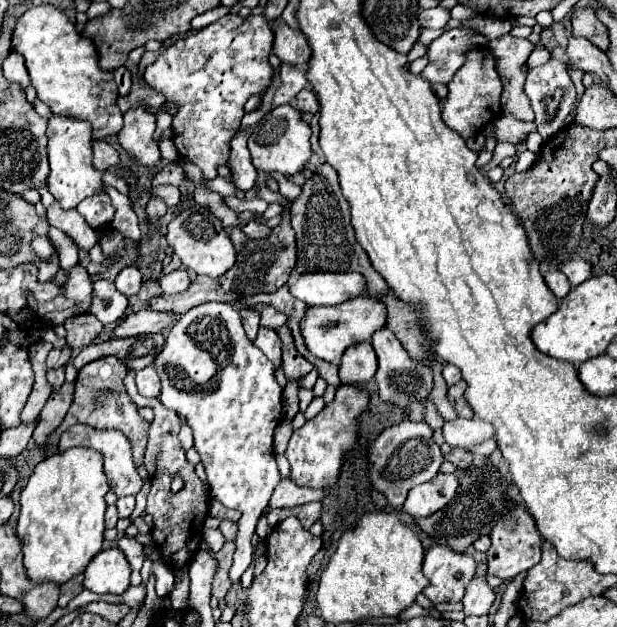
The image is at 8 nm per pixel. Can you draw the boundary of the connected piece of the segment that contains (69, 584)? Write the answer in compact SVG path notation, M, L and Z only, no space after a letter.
M77 574L77 576L73 576L71 580L67 580L65 584L61 584L59 606L65 608L65 606L69 604L69 600L73 600L81 590L83 590L83 574Z

